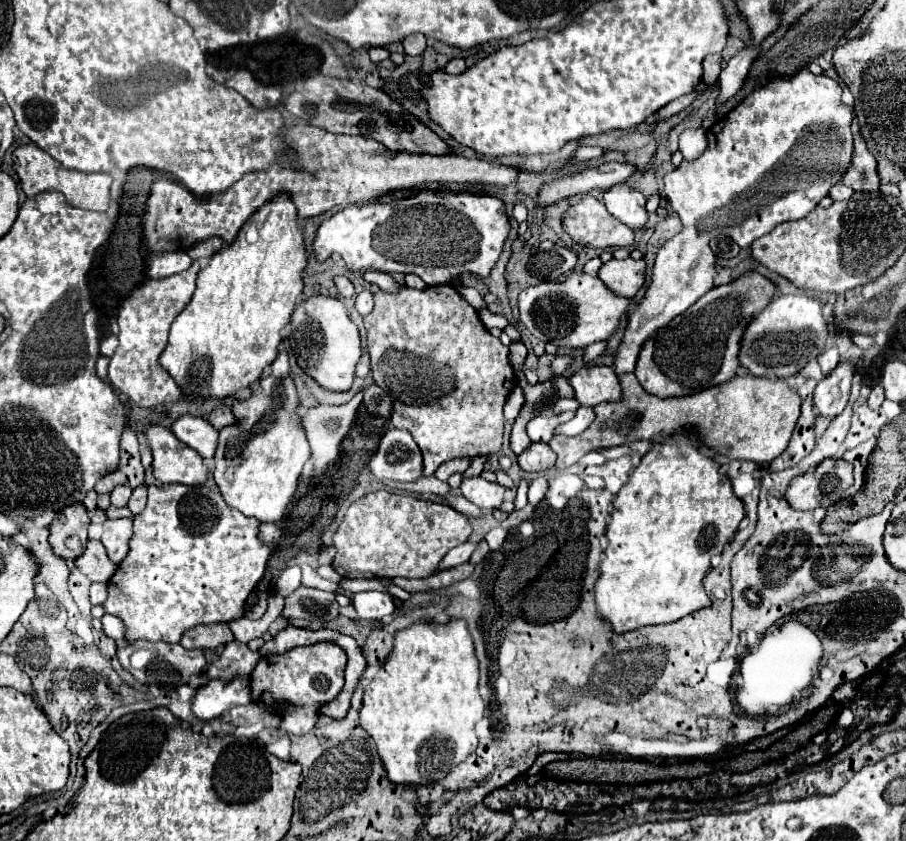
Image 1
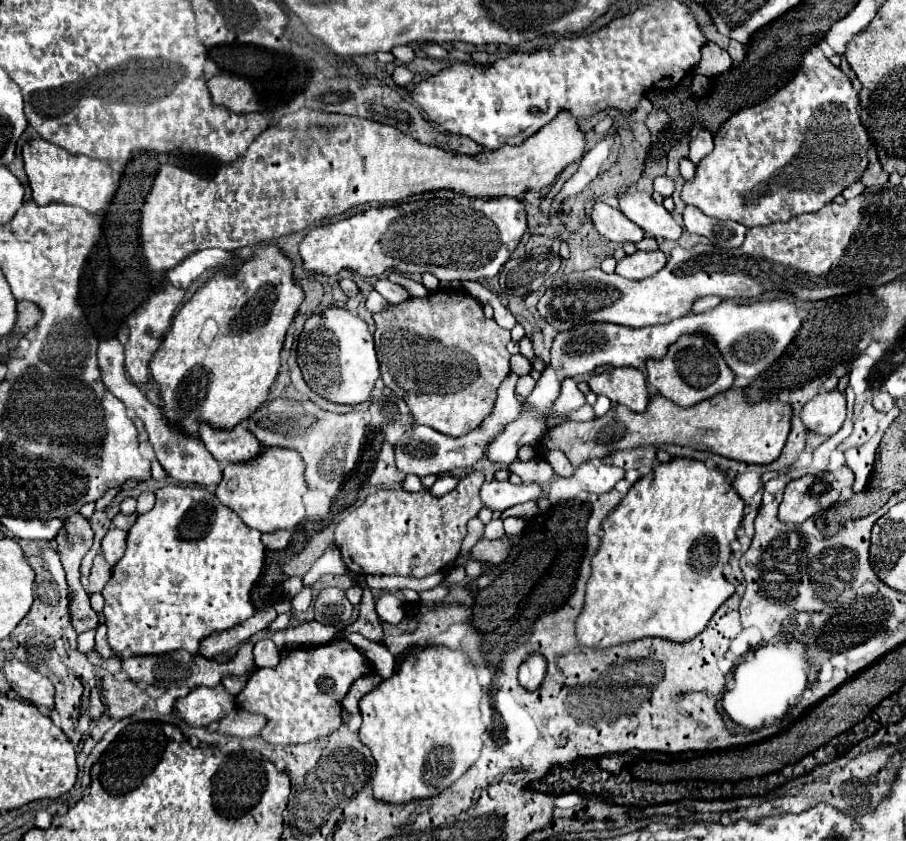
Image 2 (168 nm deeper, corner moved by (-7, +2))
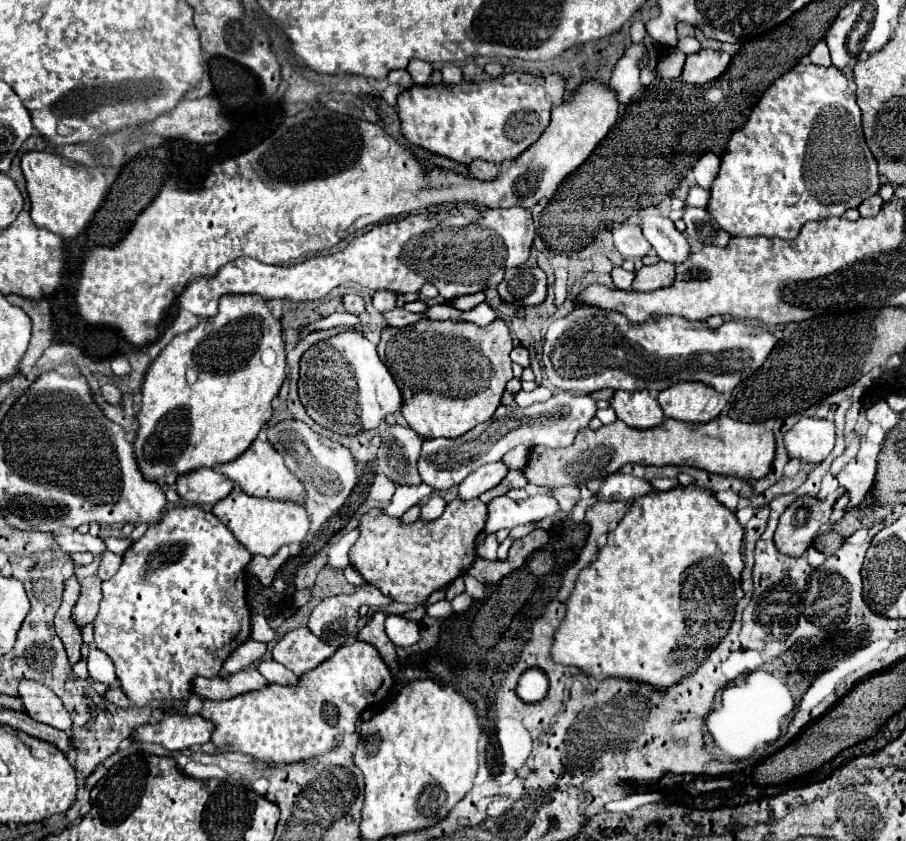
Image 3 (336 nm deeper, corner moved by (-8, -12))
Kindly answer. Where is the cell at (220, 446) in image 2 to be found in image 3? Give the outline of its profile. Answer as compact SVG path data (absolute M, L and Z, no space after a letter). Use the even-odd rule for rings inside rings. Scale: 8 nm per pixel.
M256 439L238 459L234 459L226 465L220 465L218 471L224 473L226 477L230 477L238 487L242 487L242 491L246 495L252 495L252 497L268 497L268 499L278 499L278 501L302 503L302 505L308 501L302 481L292 471L288 471L282 455L268 441Z

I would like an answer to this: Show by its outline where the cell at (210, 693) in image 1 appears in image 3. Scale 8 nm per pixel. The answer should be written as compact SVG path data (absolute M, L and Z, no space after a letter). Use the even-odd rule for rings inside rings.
M168 715L160 723L136 727L134 735L130 735L136 743L158 743L168 751L184 751L196 745L204 745L210 741L214 725L200 715Z

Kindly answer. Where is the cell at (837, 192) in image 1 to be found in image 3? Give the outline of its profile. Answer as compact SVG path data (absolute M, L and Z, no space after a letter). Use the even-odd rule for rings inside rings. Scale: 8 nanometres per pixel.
M872 195L872 197L868 197L866 201L862 201L862 203L860 203L858 211L860 211L860 215L862 215L862 217L874 217L874 215L878 215L878 213L880 213L882 203L884 203L884 201L880 199L880 195Z

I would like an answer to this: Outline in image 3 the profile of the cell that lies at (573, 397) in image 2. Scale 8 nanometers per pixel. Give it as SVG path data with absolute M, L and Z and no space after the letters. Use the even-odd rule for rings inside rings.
M556 393L544 403L534 403L526 409L522 407L504 407L500 405L492 419L480 423L470 429L466 435L458 439L426 439L422 445L422 457L418 461L418 471L424 483L434 489L448 489L452 485L460 485L470 473L478 467L500 461L504 453L510 449L524 445L532 449L534 445L546 447L568 447L576 433L588 427L590 419L596 415L598 407L590 395L574 395L574 393Z

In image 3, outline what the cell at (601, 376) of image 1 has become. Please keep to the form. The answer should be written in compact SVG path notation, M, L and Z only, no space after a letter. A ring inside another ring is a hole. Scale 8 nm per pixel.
M616 391L610 405L616 411L618 419L634 429L650 429L664 423L664 413L648 391Z

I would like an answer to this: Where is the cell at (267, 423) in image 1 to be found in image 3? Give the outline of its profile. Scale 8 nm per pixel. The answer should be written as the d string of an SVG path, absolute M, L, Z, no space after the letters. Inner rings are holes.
M234 487L234 491L214 505L212 513L232 531L236 541L244 545L252 555L274 555L282 545L298 545L304 543L310 535L310 521L304 507L298 503L282 503L276 499L258 499L248 497L242 489Z

